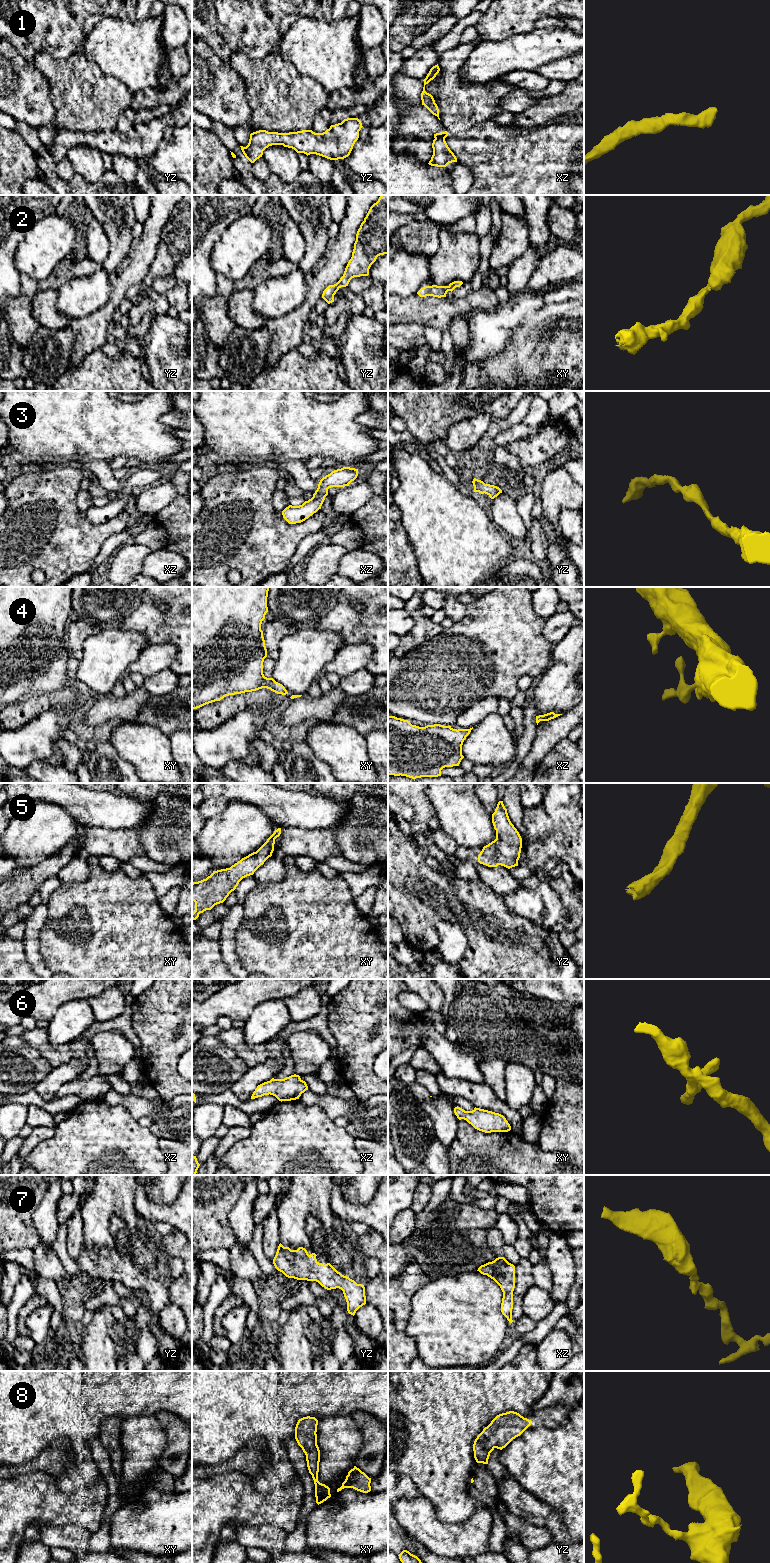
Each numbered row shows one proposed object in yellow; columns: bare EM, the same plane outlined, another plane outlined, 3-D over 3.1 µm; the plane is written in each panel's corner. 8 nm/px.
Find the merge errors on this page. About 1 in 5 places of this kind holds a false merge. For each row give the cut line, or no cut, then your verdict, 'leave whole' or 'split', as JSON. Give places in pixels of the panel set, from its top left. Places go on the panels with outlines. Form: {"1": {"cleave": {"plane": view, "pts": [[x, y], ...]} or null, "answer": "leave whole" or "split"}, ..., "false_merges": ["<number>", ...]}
{"1": {"cleave": null, "answer": "leave whole"}, "2": {"cleave": null, "answer": "leave whole"}, "3": {"cleave": null, "answer": "leave whole"}, "4": {"cleave": null, "answer": "leave whole"}, "5": {"cleave": null, "answer": "leave whole"}, "6": {"cleave": null, "answer": "leave whole"}, "7": {"cleave": null, "answer": "leave whole"}, "8": {"cleave": null, "answer": "leave whole"}, "false_merges": []}

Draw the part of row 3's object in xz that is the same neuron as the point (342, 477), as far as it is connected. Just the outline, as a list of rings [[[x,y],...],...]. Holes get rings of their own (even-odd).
[[[343,467],[332,471],[330,474],[323,477],[318,488],[313,494],[313,497],[305,501],[302,505],[289,505],[282,511],[283,518],[289,524],[301,523],[316,513],[328,495],[328,489],[331,487],[344,487],[354,481],[358,476],[358,469]]]

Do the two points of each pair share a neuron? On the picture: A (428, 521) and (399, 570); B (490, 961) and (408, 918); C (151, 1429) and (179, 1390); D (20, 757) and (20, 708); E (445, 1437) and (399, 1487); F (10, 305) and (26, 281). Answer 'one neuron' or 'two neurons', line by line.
A: two neurons
B: one neuron
C: two neurons
D: two neurons
E: two neurons
F: one neuron

